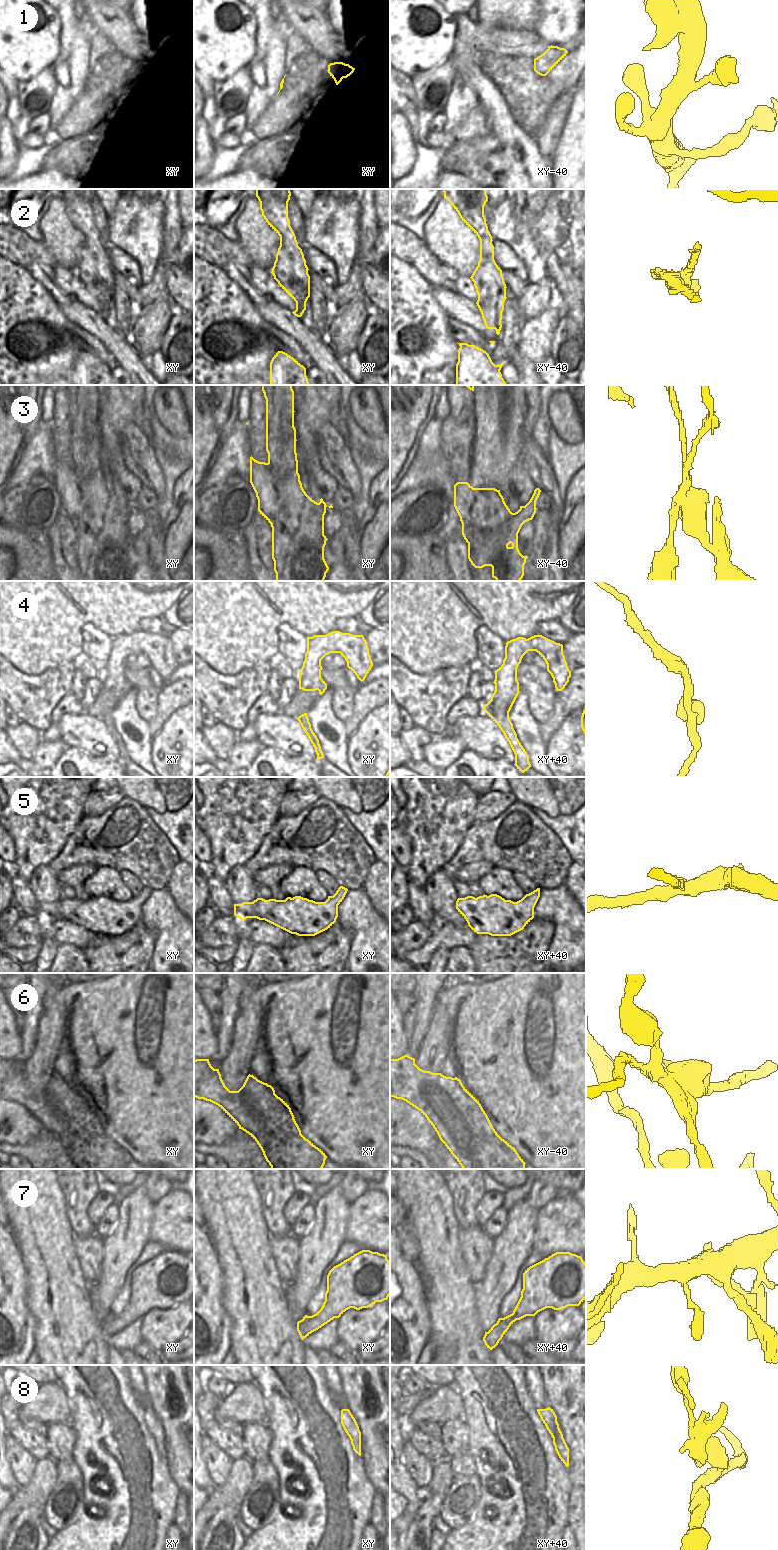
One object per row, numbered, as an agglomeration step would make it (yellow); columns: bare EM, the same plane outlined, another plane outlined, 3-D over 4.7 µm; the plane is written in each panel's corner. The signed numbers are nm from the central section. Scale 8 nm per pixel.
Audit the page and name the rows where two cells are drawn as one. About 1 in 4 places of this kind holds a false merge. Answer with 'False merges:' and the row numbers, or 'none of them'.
False merges: 2, 3, 6

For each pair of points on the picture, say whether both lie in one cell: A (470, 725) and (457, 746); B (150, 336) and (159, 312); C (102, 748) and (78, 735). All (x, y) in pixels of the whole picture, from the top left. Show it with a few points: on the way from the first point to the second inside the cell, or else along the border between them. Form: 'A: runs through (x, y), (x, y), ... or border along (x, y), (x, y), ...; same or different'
A: border along (451, 734), (454, 734), (467, 748); different
B: runs through (150, 330), (150, 323), (155, 318); same
C: runs through (96, 742), (88, 735), (84, 735); same

